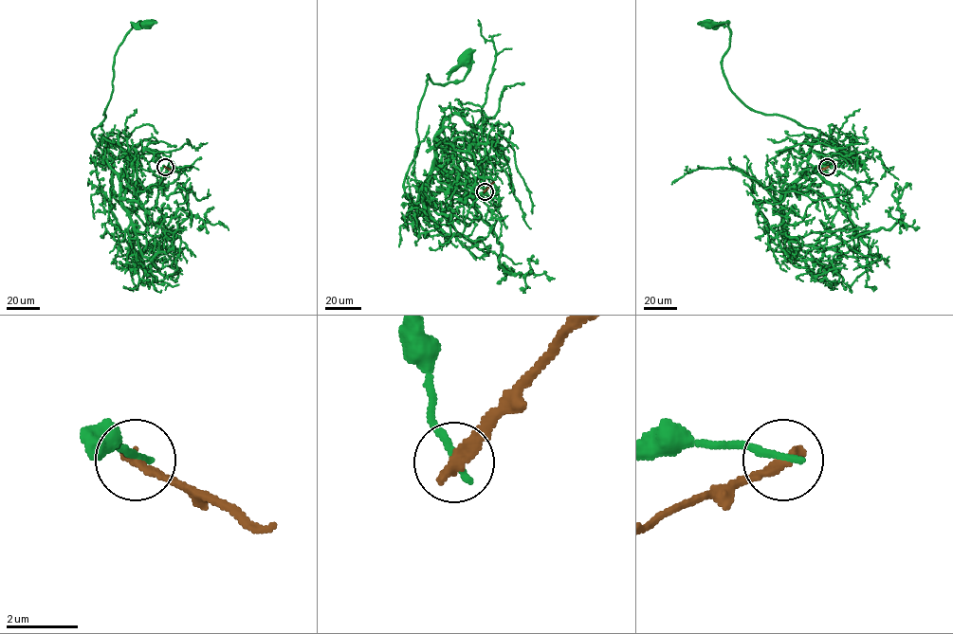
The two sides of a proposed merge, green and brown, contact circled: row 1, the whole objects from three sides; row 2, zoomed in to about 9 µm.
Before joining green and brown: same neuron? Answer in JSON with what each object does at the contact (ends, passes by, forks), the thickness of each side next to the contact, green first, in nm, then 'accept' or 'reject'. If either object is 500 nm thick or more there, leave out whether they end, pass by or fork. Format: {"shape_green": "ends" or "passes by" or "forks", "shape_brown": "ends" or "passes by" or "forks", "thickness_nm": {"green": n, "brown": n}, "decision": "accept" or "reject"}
{"shape_green": "ends", "shape_brown": "ends", "thickness_nm": {"green": 240, "brown": 340}, "decision": "reject"}

